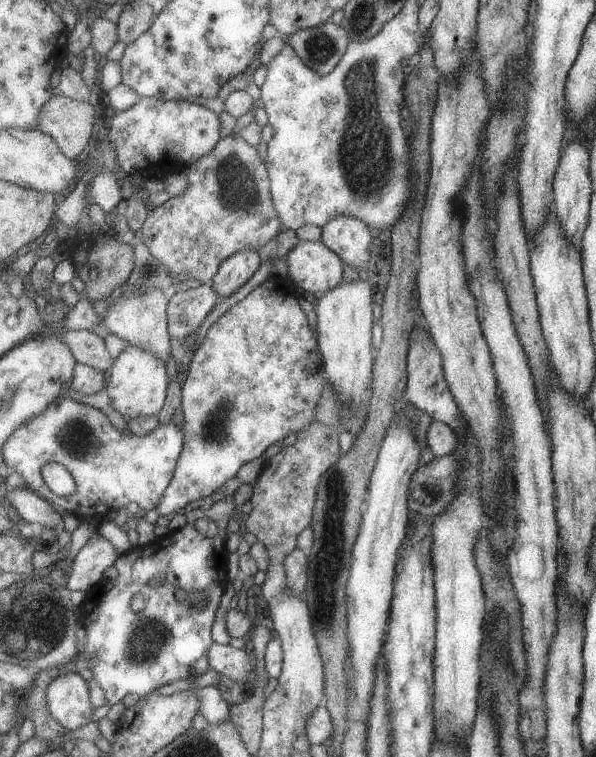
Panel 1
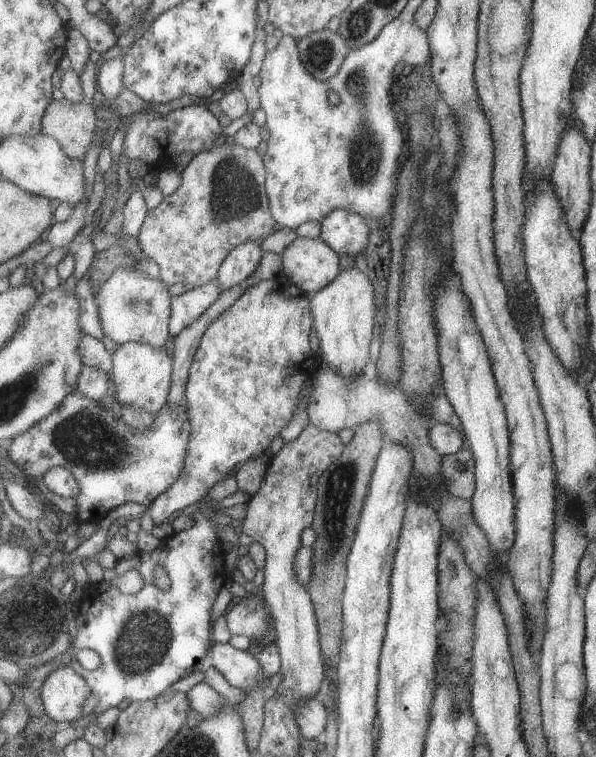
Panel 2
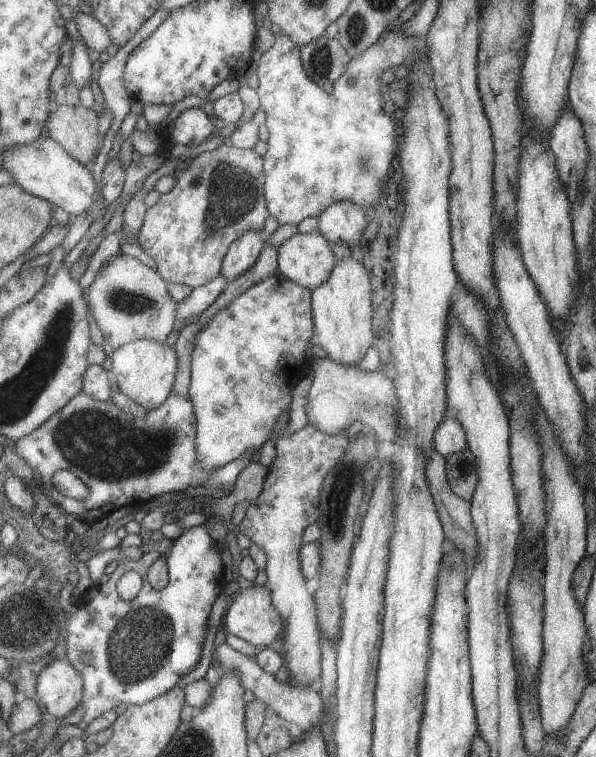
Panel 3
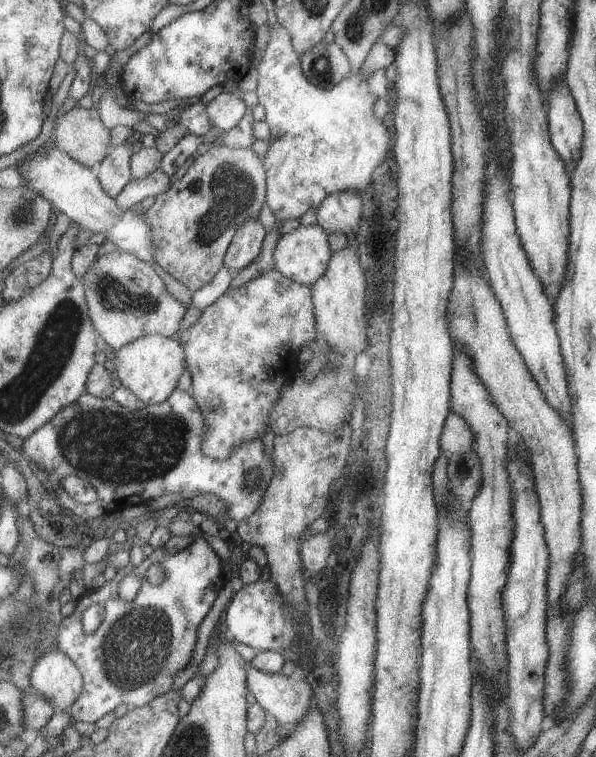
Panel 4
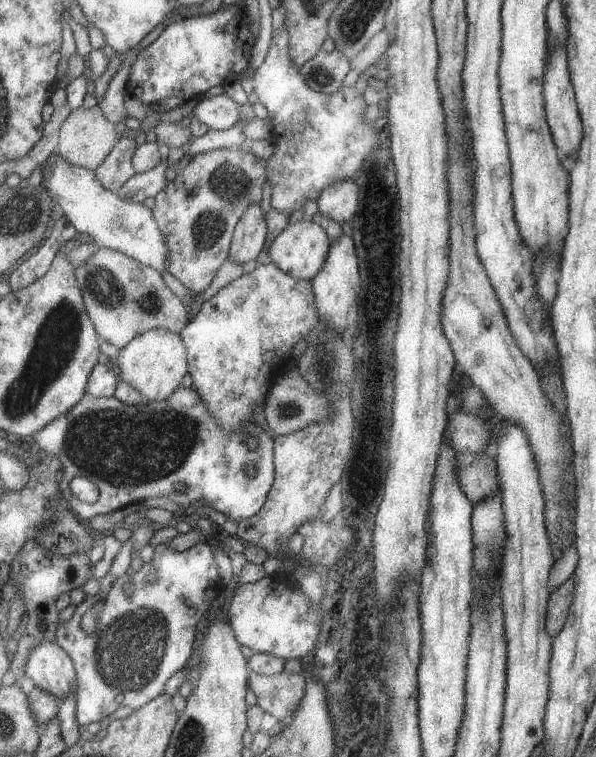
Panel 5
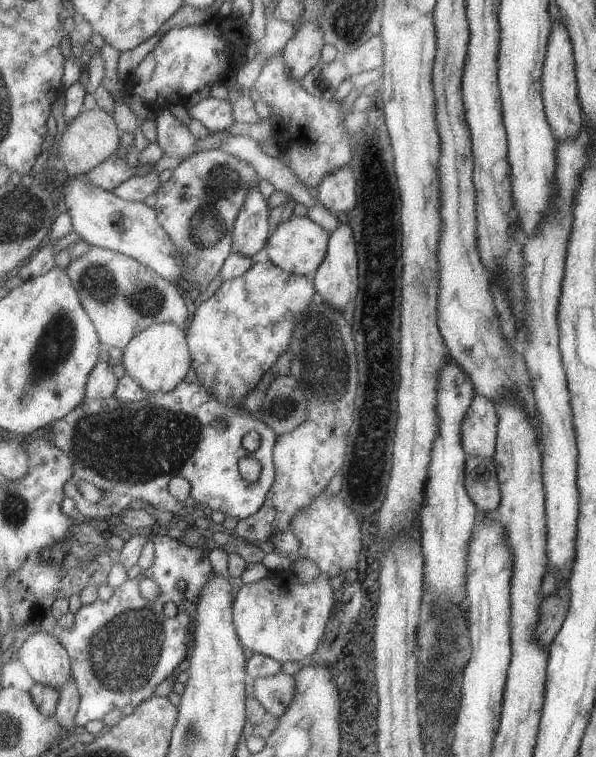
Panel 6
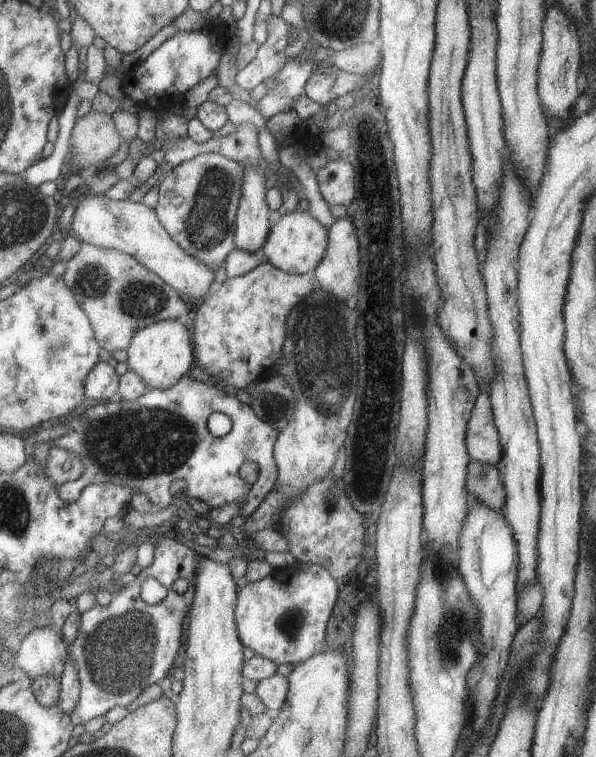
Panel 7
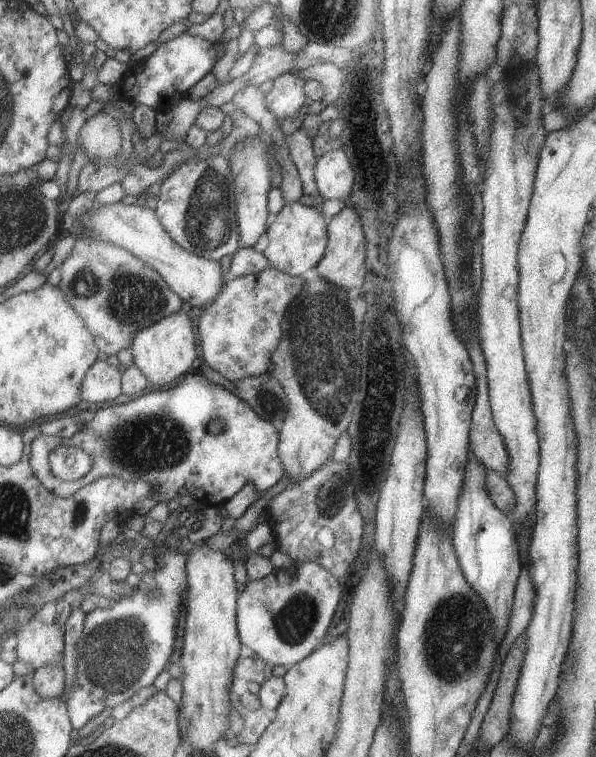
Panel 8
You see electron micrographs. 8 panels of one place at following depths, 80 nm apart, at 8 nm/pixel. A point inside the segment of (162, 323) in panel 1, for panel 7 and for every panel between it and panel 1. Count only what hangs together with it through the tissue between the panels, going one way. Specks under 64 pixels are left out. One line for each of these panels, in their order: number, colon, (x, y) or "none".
2: (131, 307)
3: (129, 301)
4: (125, 299)
5: (123, 298)
6: (121, 297)
7: (120, 296)

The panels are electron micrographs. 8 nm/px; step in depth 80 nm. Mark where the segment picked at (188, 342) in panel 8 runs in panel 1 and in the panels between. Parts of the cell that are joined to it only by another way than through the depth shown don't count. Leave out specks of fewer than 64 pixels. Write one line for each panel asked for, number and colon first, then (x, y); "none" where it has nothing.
1: (136, 385)
2: (140, 377)
3: (143, 370)
4: (149, 366)
5: (154, 362)
6: (157, 358)
7: (160, 354)

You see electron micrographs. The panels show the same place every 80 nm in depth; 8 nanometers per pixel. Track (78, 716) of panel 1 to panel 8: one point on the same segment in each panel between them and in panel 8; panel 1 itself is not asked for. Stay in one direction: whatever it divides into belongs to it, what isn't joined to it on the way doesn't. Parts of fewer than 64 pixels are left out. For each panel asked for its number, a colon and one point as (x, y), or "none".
2: (63, 692)
3: (59, 686)
4: (54, 676)
5: (48, 667)
6: (45, 660)
7: (42, 652)
8: (38, 643)

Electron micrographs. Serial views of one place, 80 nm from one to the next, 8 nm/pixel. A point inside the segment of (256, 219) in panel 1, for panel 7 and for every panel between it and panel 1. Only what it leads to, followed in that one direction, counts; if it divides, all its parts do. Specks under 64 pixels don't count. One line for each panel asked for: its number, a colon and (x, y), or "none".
2: (220, 202)
3: (220, 195)
4: (191, 224)
5: (196, 211)
6: (197, 205)
7: (197, 201)

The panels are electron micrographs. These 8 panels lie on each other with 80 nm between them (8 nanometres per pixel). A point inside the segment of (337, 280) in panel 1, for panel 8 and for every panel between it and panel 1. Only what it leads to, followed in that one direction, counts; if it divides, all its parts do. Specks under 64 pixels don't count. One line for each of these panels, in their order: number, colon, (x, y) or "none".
2: (310, 264)
3: (306, 259)
4: (302, 255)
5: (299, 250)
6: (297, 246)
7: (296, 243)
8: (297, 237)

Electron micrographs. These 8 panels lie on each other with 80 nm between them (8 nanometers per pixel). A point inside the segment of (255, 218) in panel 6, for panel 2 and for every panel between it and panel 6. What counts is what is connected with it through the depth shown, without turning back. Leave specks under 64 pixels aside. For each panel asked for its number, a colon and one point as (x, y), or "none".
2: (242, 260)
3: (242, 253)
4: (244, 246)
5: (249, 233)

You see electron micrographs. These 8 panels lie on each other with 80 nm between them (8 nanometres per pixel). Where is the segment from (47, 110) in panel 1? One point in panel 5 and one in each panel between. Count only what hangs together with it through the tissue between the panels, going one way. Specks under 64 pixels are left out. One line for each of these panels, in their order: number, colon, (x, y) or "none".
2: (72, 125)
3: (74, 127)
4: (78, 132)
5: (84, 138)

